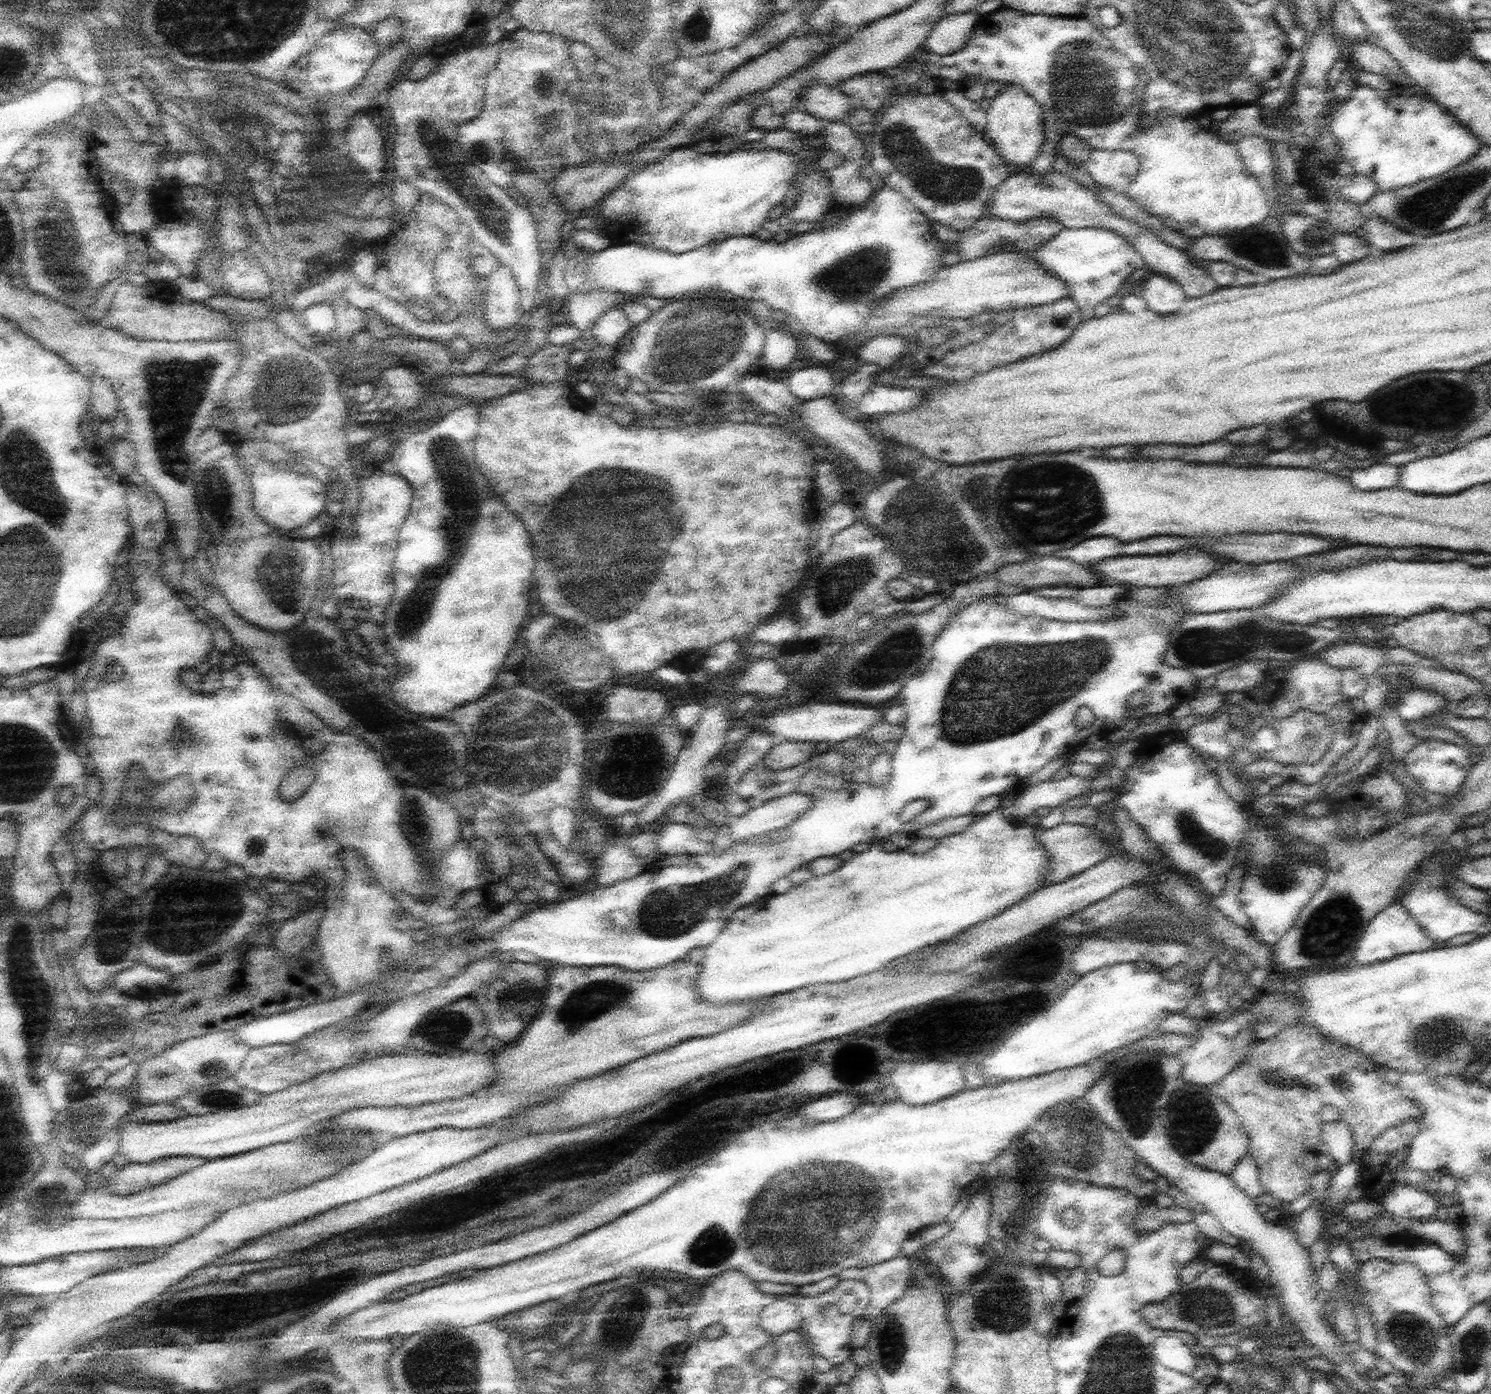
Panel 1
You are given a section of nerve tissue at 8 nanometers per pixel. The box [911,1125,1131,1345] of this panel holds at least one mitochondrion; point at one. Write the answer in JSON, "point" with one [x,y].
{"point":[1002,1305]}

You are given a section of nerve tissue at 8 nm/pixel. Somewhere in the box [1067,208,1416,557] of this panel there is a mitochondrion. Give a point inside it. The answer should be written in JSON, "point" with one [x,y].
{"point":[1261,243]}

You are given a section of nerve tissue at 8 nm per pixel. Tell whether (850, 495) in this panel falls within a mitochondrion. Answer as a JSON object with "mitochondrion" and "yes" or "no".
{"mitochondrion":"no"}

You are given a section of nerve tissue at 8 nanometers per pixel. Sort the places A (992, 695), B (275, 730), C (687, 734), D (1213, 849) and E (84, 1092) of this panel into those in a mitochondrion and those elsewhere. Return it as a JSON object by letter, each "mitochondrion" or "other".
{"A":"mitochondrion","B":"mitochondrion","C":"other","D":"mitochondrion","E":"other"}

